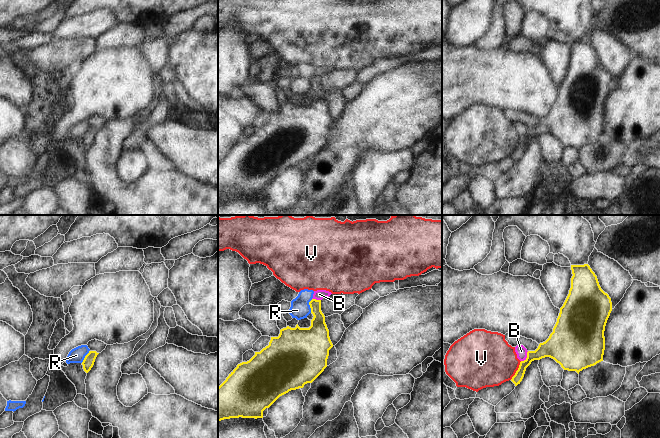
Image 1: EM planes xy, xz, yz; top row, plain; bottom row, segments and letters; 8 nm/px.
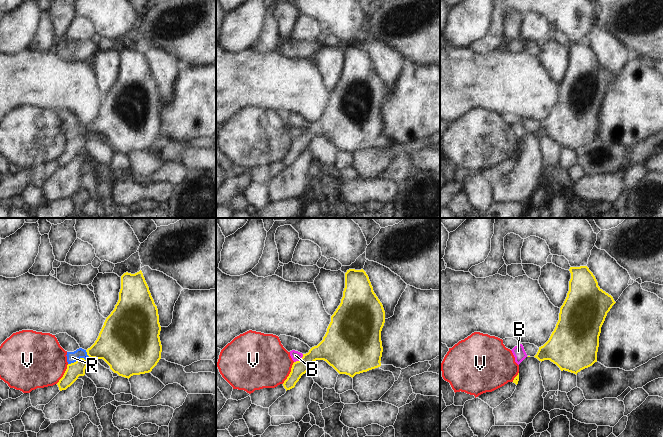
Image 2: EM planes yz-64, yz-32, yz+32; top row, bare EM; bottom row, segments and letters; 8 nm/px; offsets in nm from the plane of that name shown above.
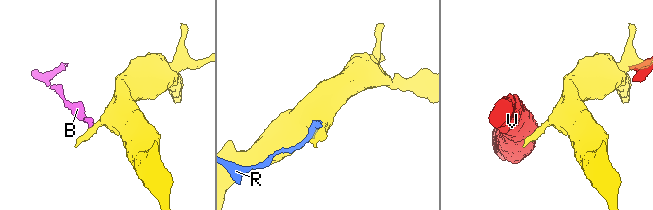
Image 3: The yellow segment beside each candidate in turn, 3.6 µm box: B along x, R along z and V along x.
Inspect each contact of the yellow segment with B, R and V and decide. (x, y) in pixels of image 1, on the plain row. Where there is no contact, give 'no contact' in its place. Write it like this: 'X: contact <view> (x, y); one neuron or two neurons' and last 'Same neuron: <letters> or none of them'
B: contact yz (527, 133); two neurons
R: contact xz (310, 82); two neurons
V: contact yz (517, 146); two neurons
Same neuron: none of them

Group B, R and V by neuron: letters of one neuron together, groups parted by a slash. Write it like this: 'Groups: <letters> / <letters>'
Groups: B R / V

